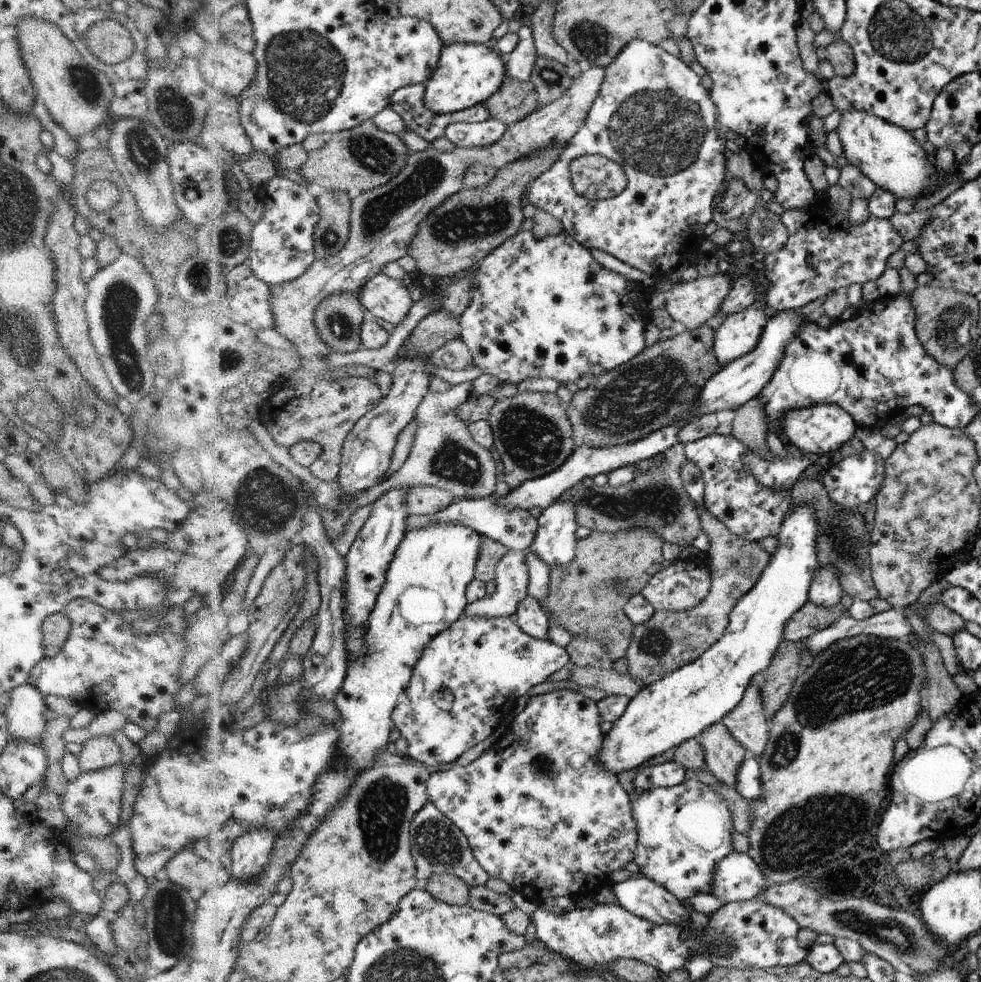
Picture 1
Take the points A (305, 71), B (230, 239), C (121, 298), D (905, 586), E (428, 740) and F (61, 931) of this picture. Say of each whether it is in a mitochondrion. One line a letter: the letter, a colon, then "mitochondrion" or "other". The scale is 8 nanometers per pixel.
A: mitochondrion
B: mitochondrion
C: mitochondrion
D: other
E: other
F: other

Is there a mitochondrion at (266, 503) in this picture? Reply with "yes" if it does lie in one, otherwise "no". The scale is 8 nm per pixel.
yes

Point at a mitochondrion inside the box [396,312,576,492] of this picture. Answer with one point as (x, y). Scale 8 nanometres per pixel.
(532, 440)

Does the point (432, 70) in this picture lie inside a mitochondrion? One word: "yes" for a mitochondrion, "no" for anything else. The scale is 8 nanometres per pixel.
no

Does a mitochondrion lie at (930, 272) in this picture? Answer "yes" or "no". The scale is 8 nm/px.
no

